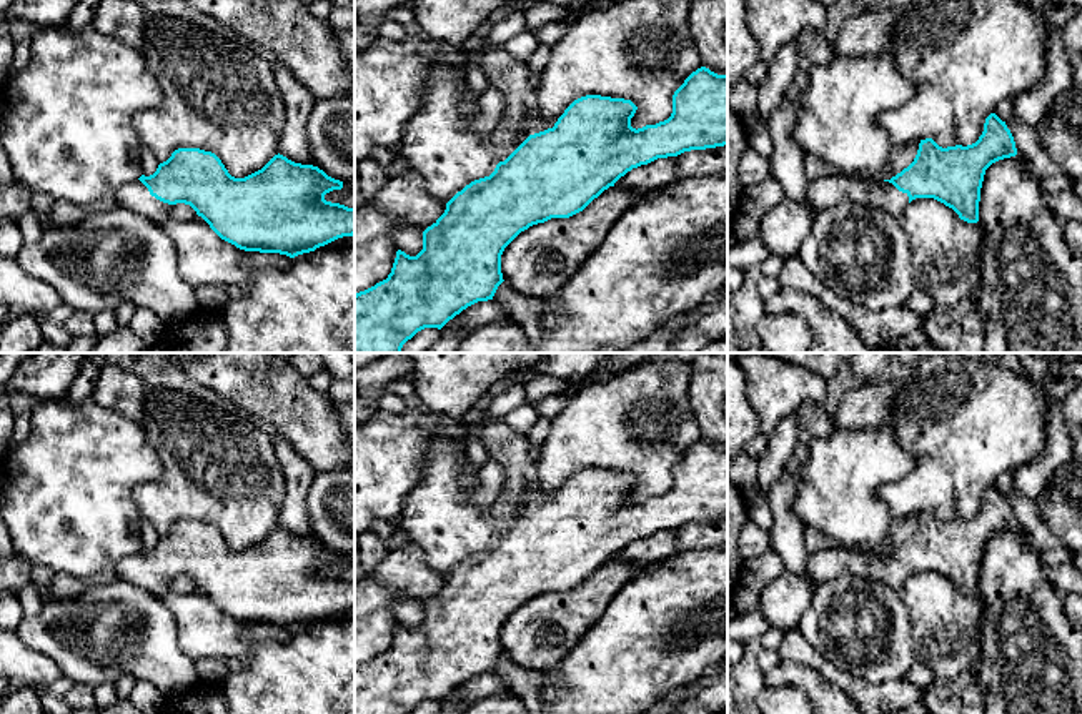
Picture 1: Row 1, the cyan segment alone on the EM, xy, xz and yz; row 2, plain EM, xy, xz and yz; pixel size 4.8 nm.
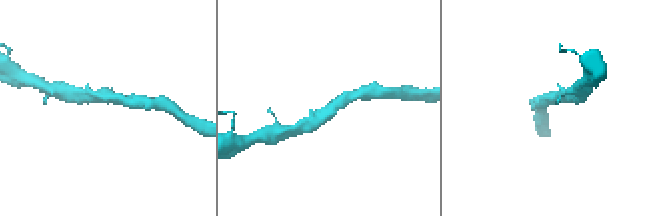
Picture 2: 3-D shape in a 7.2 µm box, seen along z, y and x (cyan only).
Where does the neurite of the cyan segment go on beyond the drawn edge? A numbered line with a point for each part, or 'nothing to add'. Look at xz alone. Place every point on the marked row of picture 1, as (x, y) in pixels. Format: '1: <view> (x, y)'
1: xz (521, 117)

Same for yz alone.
1: yz (831, 192)

